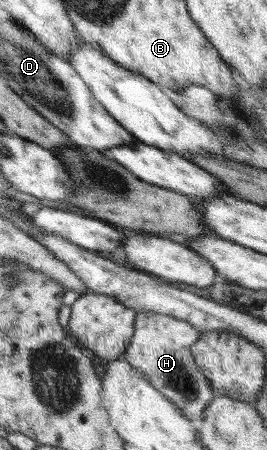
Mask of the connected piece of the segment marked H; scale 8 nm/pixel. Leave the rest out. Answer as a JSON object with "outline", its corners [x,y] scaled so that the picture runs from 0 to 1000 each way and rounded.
{"outline":[[[528,689],[513,691],[502,742],[464,780],[468,802],[528,822],[547,844],[644,891],[738,956],[757,947],[768,907],[805,882],[783,844],[745,824],[715,784],[712,773],[745,747],[745,736],[682,709]]]}

